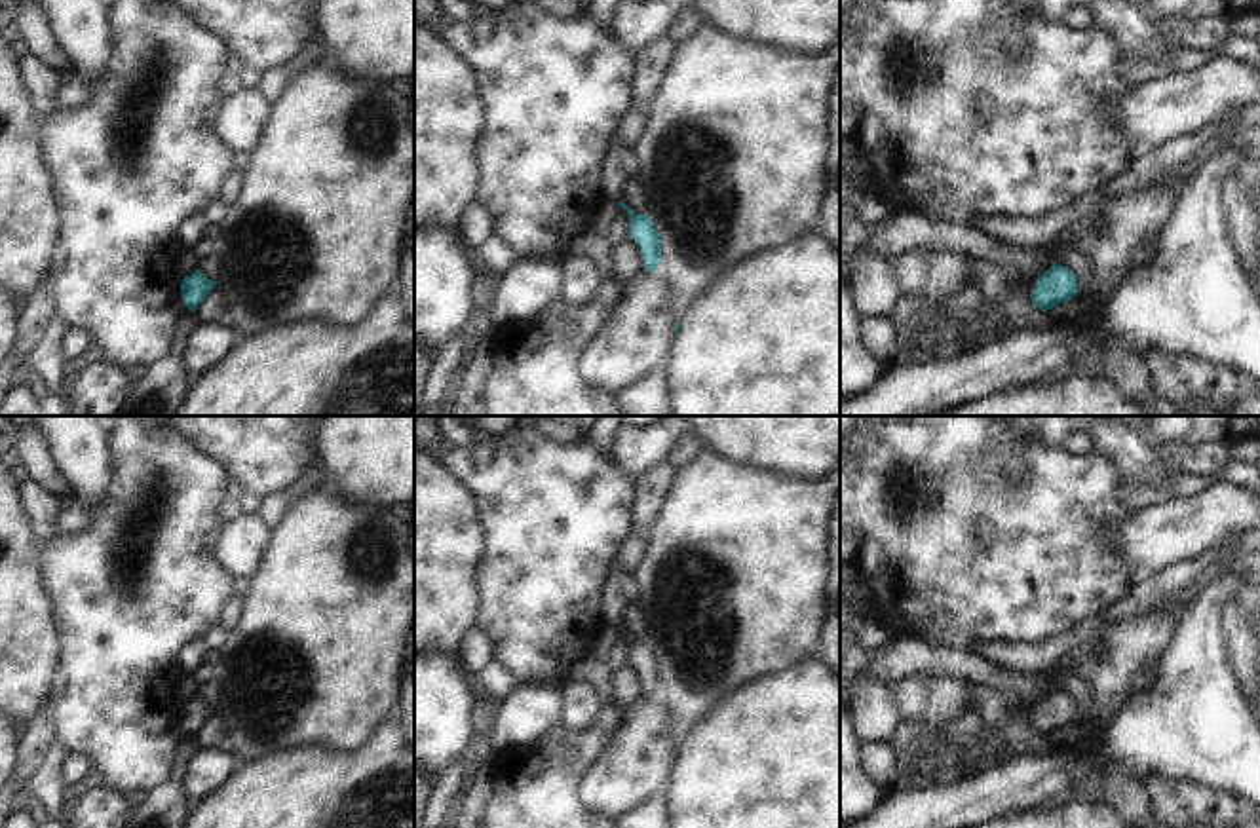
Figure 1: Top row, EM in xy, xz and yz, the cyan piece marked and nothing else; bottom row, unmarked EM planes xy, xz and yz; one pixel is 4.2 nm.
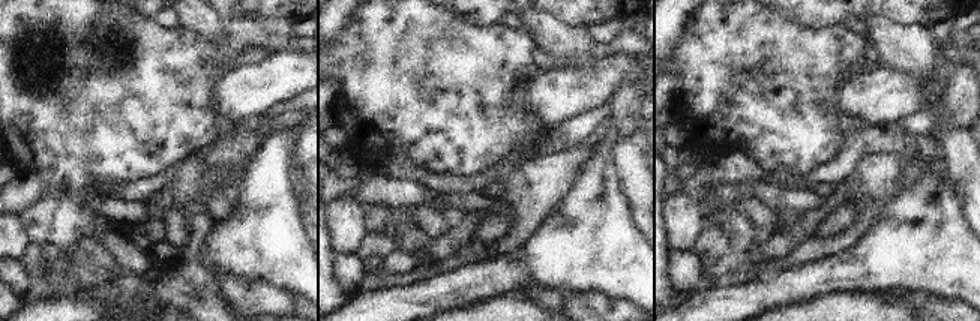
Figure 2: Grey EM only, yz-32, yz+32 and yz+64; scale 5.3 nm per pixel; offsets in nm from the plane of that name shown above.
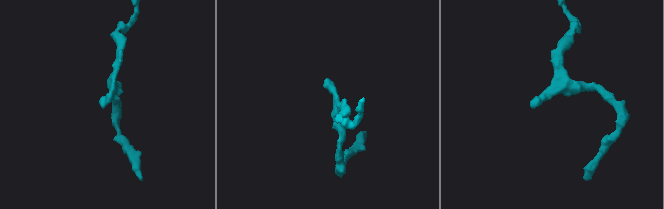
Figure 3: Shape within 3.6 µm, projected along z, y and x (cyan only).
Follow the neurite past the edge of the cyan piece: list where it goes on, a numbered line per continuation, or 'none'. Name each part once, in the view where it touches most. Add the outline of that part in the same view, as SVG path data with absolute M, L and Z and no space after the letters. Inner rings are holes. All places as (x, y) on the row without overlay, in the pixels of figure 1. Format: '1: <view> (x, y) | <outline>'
none

